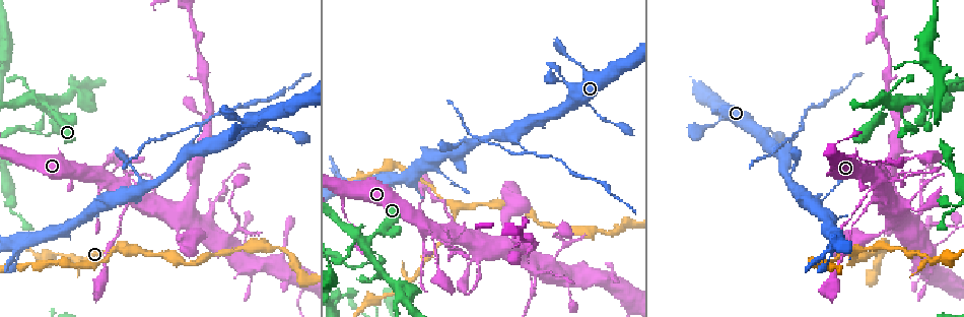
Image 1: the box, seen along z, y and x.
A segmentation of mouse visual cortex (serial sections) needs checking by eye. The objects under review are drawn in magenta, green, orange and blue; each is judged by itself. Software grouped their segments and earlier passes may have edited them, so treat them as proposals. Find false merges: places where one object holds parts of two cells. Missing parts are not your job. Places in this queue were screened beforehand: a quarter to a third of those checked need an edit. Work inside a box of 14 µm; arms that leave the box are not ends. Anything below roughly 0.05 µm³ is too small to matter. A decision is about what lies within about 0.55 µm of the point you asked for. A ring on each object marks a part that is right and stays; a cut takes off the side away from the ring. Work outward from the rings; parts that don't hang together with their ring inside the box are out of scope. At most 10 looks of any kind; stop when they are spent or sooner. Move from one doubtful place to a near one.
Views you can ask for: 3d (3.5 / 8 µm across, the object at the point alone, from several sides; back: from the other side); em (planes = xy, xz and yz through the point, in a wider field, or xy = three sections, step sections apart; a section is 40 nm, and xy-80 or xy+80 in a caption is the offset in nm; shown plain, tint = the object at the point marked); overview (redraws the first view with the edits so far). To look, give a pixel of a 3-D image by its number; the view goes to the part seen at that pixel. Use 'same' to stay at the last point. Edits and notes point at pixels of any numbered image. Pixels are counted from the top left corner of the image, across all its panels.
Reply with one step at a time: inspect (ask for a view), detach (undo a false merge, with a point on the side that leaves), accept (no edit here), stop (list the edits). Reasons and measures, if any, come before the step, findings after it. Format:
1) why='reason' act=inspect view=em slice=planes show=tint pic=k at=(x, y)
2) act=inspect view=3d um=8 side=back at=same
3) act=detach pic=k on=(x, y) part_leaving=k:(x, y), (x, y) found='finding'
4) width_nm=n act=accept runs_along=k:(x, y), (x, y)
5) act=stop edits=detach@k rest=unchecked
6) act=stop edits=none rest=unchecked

why='sudden change in width' act=inspect view=3d um=3.5 pic=1 at=(857, 248)

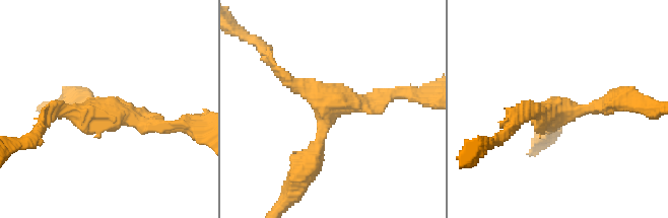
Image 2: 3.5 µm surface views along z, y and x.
act=accept runs_along=2:(309, 165), (327, 105), (390, 95) found='one cell here'

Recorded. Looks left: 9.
why='calibre changes' act=inspect view=3d um=3.5 pic=1 at=(196, 263)

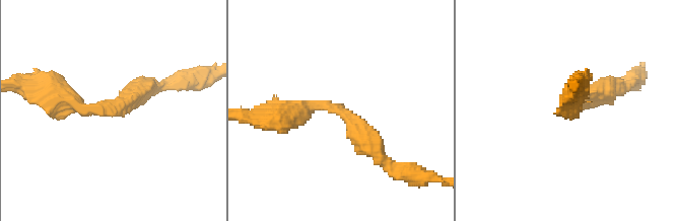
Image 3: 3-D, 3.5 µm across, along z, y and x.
arm_widths_nm=300,300 why='shape alone is not enough' act=inspect view=em slice=xy step=3 show=tint pic=3 at=(113, 106)

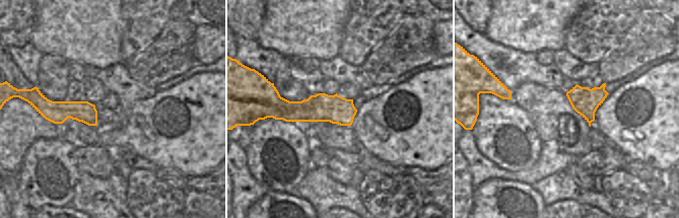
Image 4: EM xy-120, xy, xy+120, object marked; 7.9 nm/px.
act=accept runs_along=4:(273, 97), (285, 110), (353, 112) found='continuous, no second cell'

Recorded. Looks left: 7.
why='looks like a crossing' act=inspect view=3d um=3.5 pic=1 at=(876, 169)

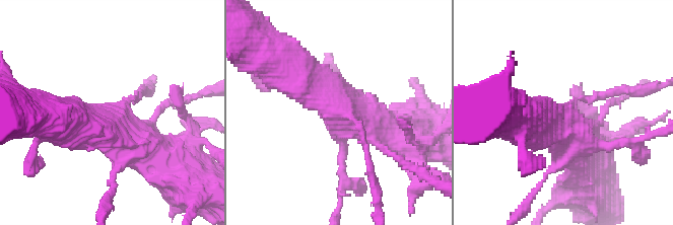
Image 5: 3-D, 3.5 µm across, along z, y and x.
why='now the EM' act=inspect view=em slice=planes show=tint pic=5 at=(571, 109)

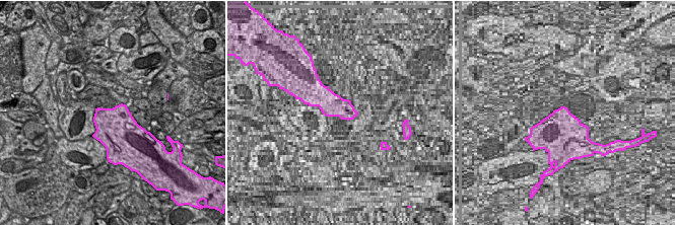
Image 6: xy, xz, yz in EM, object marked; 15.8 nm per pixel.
act=accept found='continuous, no second cell'

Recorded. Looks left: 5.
why='looks like a crossing' act=inspect view=3d um=3.5 side=back pic=1 at=(71, 92)

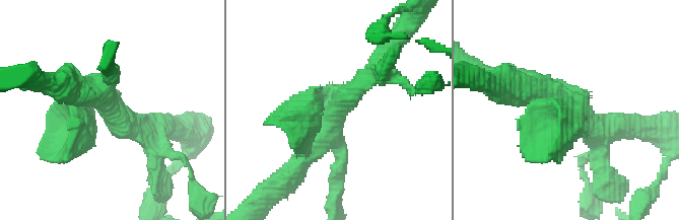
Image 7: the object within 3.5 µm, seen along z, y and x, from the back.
arms=4 arm_widths_nm=250,300,400,450 act=inspect view=em slice=xy step=1 show=plain pic=7 at=(111, 107)

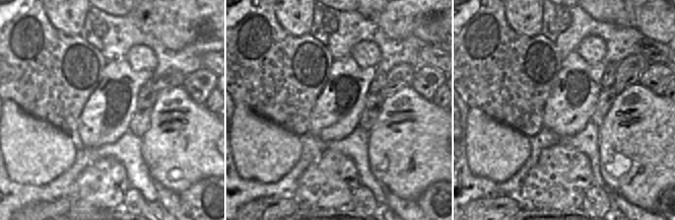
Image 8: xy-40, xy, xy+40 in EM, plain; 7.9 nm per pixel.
why='where the object lies' act=inspect view=em slice=xy step=1 show=tint at=same

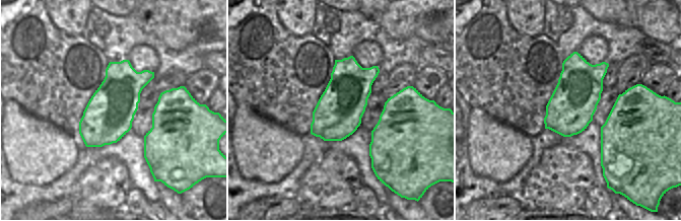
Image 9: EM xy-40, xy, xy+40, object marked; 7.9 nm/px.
width_nm=380 act=accept runs_along=7:(378, 65), (302, 158) found='all the same cell'

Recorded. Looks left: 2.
act=stop edits=none rest=unchecked

